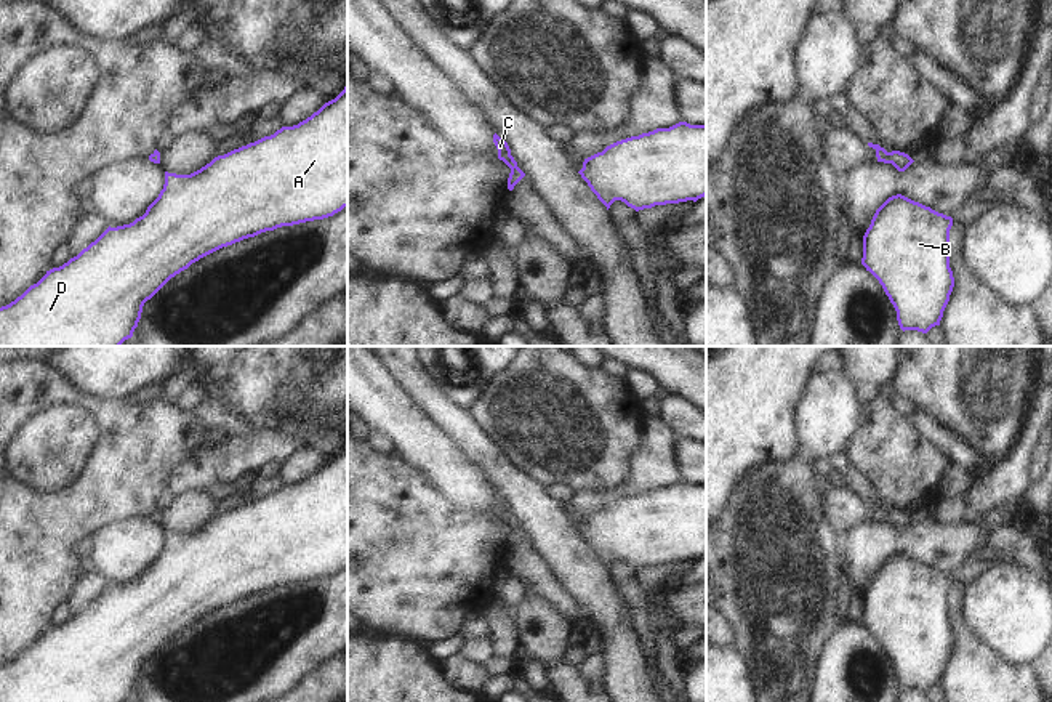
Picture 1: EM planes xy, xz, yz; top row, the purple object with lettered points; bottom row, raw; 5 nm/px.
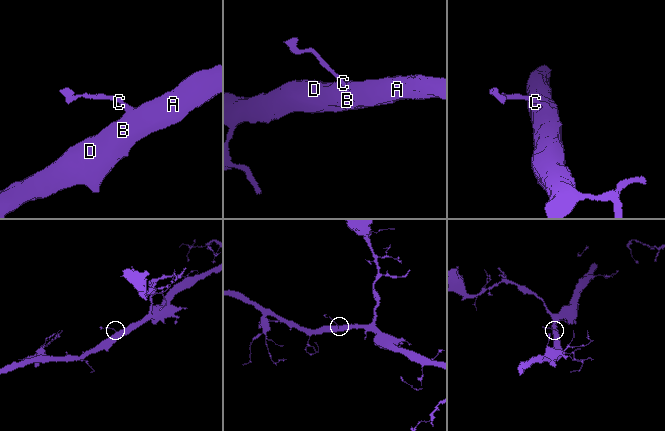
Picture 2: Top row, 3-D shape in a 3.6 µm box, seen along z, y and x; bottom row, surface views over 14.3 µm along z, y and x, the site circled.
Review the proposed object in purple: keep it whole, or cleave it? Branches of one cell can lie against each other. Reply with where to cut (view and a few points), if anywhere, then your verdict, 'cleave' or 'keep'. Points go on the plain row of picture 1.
no cut; keep

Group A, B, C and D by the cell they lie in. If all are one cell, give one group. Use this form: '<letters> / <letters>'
A B C D

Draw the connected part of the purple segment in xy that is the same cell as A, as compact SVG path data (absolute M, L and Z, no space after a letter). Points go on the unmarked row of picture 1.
M347 444L335 458L325 462L317 471L298 484L282 486L271 495L264 495L224 514L218 514L210 522L191 534L165 531L163 548L147 566L143 575L136 577L130 583L117 587L109 585L77 615L70 617L59 627L46 630L46 633L37 643L30 644L21 656L0 667L0 702L123 702L133 696L133 691L141 678L144 662L151 659L171 636L187 628L192 622L223 606L255 596L266 590L333 575L344 566L347 566Z

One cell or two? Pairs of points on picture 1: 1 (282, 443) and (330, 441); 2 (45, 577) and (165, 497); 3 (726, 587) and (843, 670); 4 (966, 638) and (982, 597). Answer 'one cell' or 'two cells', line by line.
1: one cell
2: two cells
3: two cells
4: two cells

